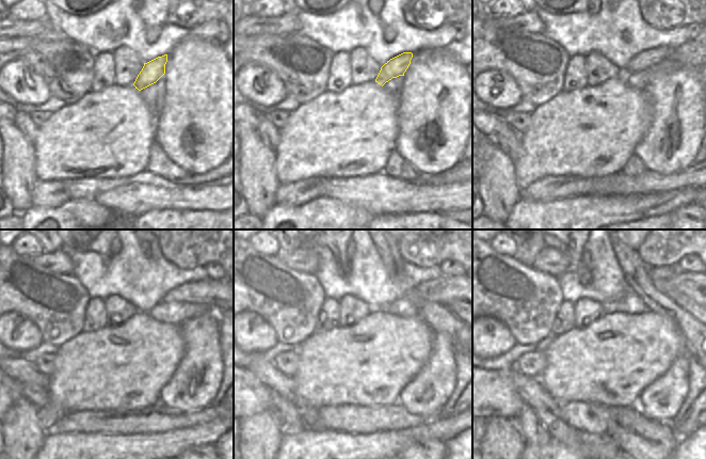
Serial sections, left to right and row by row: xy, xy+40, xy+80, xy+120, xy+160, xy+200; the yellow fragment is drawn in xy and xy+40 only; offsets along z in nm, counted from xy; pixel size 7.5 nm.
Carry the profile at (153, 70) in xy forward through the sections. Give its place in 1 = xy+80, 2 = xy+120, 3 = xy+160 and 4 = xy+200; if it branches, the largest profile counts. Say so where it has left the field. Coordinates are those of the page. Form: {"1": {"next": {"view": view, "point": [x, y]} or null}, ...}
{"1": {"next": {"view": "xy+80", "point": [651, 58]}}, "2": {"next": {"view": "xy+120", "point": [211, 293]}}, "3": {"next": {"view": "xy+160", "point": [447, 290]}}, "4": {"next": {"view": "xy+200", "point": [688, 284]}}}

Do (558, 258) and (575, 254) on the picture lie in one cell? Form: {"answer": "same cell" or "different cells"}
{"answer": "different cells"}

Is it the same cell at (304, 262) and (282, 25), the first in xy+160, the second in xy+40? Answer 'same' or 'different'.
same

